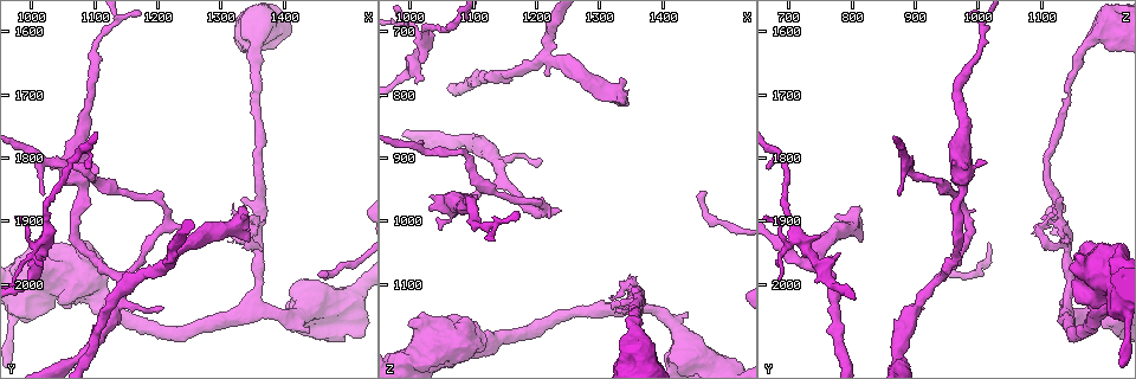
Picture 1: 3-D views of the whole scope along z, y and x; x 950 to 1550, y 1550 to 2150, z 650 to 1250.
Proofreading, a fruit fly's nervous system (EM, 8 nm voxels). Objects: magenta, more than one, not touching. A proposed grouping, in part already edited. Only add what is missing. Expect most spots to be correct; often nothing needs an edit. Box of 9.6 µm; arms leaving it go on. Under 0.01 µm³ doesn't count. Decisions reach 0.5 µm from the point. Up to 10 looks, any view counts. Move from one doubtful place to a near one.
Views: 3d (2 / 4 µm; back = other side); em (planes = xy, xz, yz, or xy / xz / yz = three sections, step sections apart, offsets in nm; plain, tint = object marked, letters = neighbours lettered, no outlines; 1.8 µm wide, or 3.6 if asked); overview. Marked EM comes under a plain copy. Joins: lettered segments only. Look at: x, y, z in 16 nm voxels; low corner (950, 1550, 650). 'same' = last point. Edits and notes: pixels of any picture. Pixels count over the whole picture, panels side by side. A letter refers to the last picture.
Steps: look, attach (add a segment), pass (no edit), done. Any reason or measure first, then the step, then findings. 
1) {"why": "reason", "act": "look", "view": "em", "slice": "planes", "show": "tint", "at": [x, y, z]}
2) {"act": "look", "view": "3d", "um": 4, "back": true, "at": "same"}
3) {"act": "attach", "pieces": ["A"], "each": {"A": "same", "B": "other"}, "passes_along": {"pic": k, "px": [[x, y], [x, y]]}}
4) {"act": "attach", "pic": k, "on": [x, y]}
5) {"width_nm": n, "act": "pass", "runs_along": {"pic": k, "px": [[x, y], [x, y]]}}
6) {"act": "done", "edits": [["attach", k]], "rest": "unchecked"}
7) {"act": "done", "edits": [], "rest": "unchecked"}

{"why": "an open end", "act": "look", "view": "3d", "um": 2, "at": [1320, 1935, 1135]}

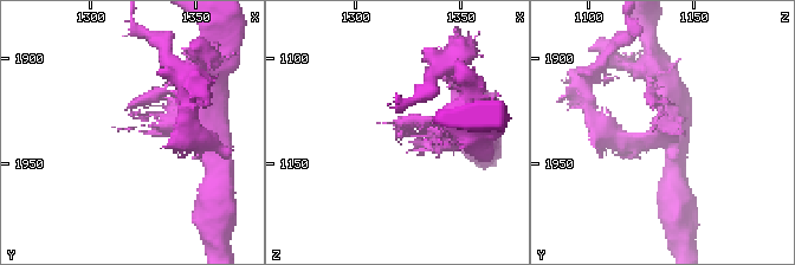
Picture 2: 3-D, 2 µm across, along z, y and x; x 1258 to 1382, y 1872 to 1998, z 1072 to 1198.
{"why": "now the EM", "act": "look", "view": "em", "slice": "xz", "step": 8, "show": "tint", "at": [1317, 1932, 1133]}

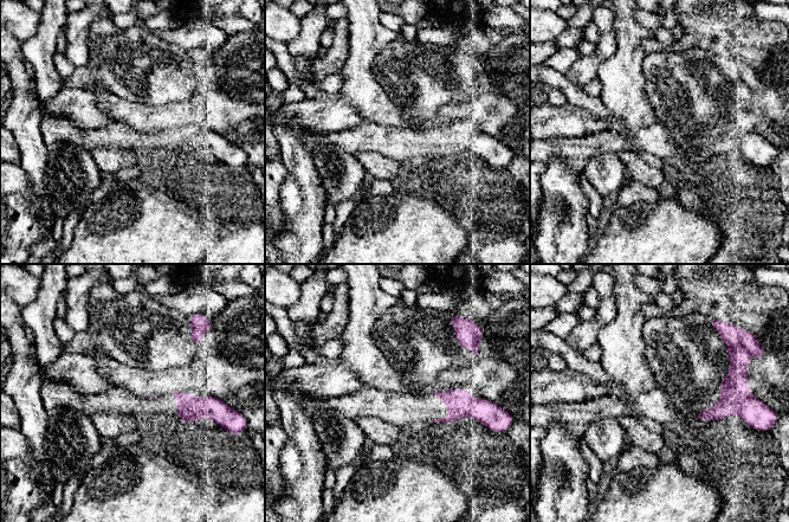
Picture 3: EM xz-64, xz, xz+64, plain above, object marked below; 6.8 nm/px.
{"why": "another direction", "act": "look", "view": "em", "slice": "planes", "show": "letters", "at": "same"}

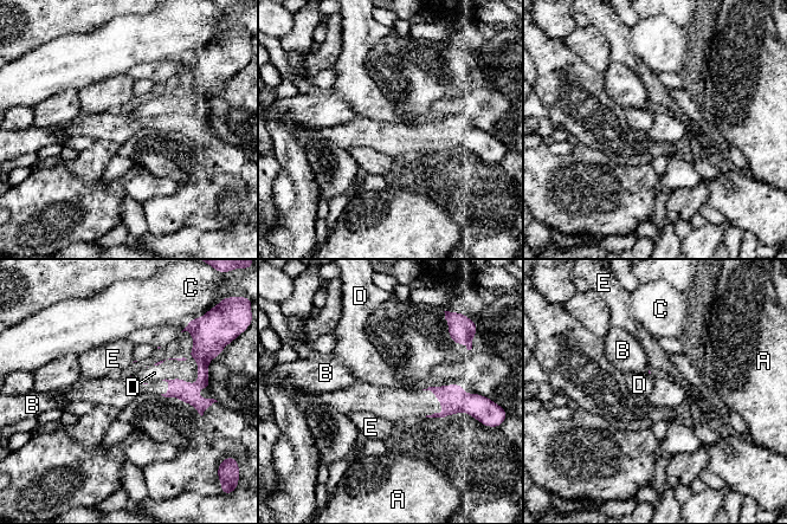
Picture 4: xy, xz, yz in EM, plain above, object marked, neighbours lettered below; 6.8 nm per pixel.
{"act": "pass", "each": {"A": "other", "B": "other", "C": "other", "D": "other", "E": "other"}, "border": {"pic": 4, "px": [[166, 377], [161, 380]]}, "found": "no lettered segment goes on from it"}

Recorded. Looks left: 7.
{"why": "branch stops here", "act": "look", "view": "em", "slice": "planes", "show": "tint", "at": [1005, 1950, 785]}

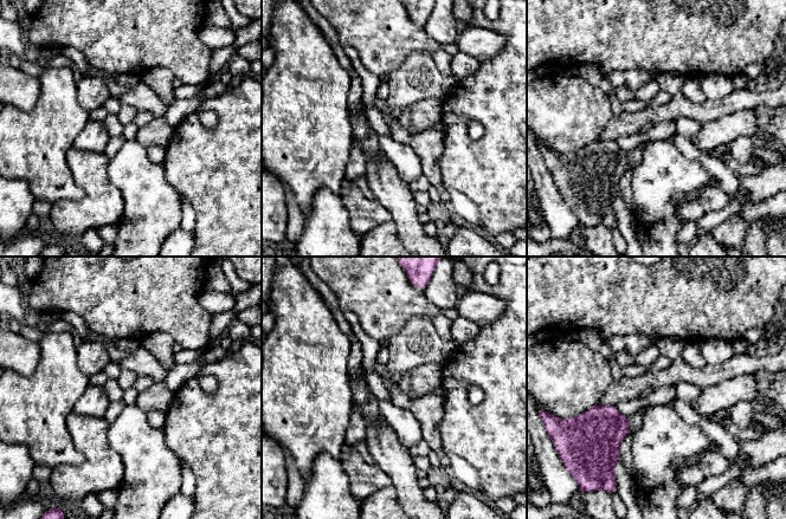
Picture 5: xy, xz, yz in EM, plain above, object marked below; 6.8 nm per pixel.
{"why": "what lies round it", "act": "look", "view": "em", "slice": "planes", "show": "letters", "at": "same"}

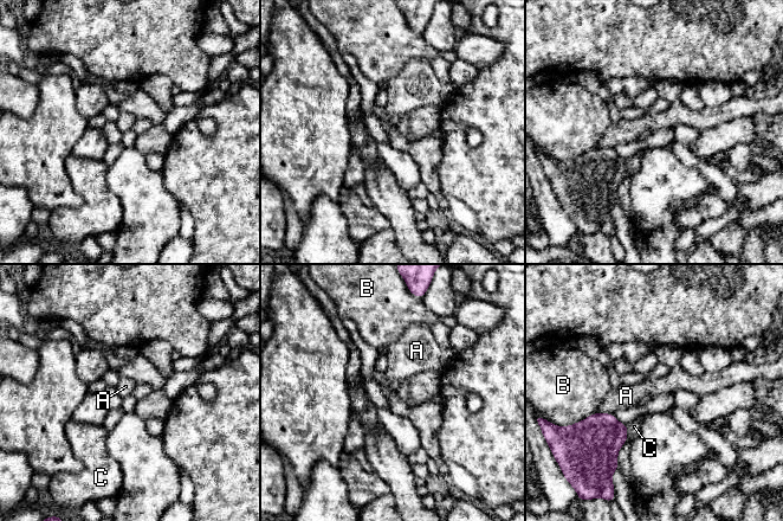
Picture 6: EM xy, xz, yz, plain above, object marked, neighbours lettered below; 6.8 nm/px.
{"act": "pass", "each": {"A": "other", "B": "other", "C": "other"}, "border": {"pic": 6, "px": [[596, 411], [612, 413]]}, "found": "no lettered segment goes on from it"}

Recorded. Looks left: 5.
{"why": "branch stops here", "act": "look", "view": "em", "slice": "planes", "show": "tint", "at": [1330, 1880, 815]}

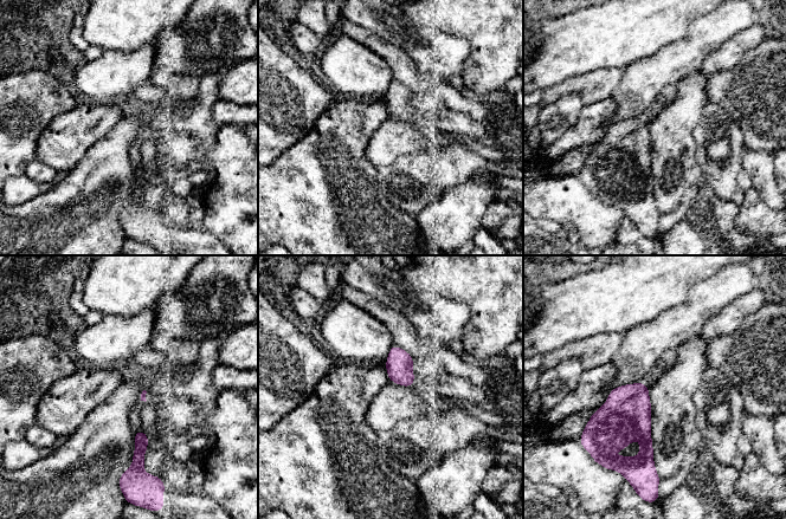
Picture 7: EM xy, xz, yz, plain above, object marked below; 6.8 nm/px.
{"why": "see the neighbours", "act": "look", "view": "em", "slice": "planes", "show": "letters", "at": "same"}

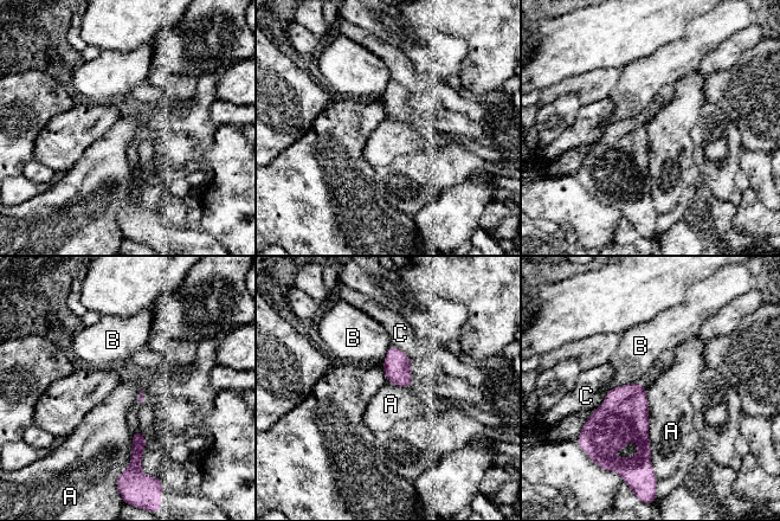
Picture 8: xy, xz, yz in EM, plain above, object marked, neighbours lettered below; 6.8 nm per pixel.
{"act": "pass", "each": {"A": "other", "B": "other", "C": "other"}, "found": "none of them fits"}

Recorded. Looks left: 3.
{"act": "look", "view": "em", "slice": "yz", "step": 8, "show": "letters", "at": [1465, 1980, 955]}

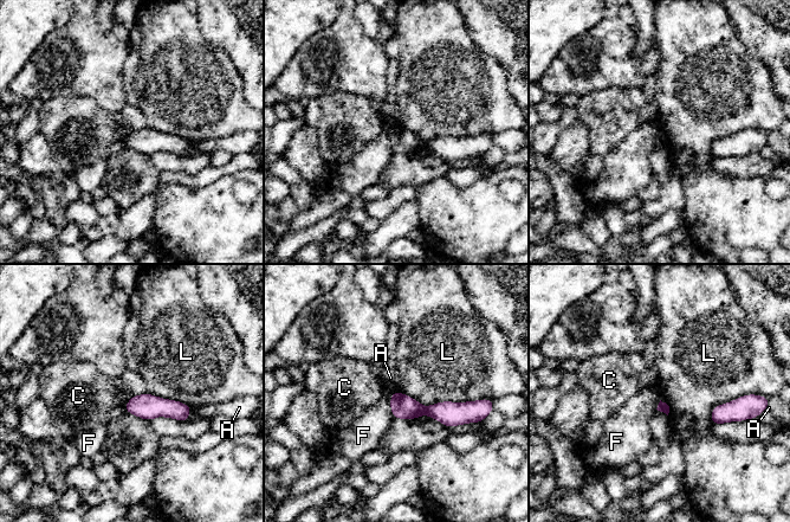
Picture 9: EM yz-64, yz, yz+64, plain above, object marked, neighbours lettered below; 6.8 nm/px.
{"why": "cut it another way", "act": "look", "view": "em", "slice": "planes", "show": "letters", "at": "same"}

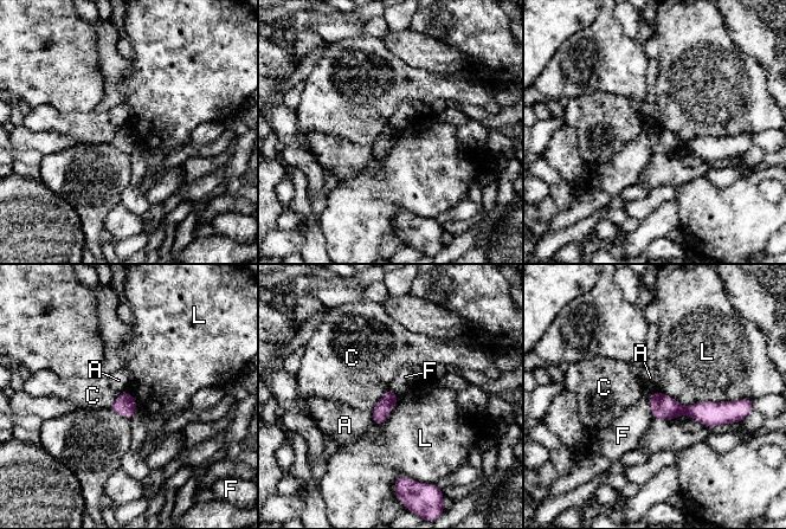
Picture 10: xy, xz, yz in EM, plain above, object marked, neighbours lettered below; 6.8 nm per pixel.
{"act": "pass", "each": {"A": "other", "C": "other", "F": "other", "L": "other"}, "border": {"pic": 10, "px": [[371, 410], [373, 423]]}, "found": "none of them fits"}

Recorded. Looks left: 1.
{"act": "done", "edits": [], "rest": "unchecked"}

